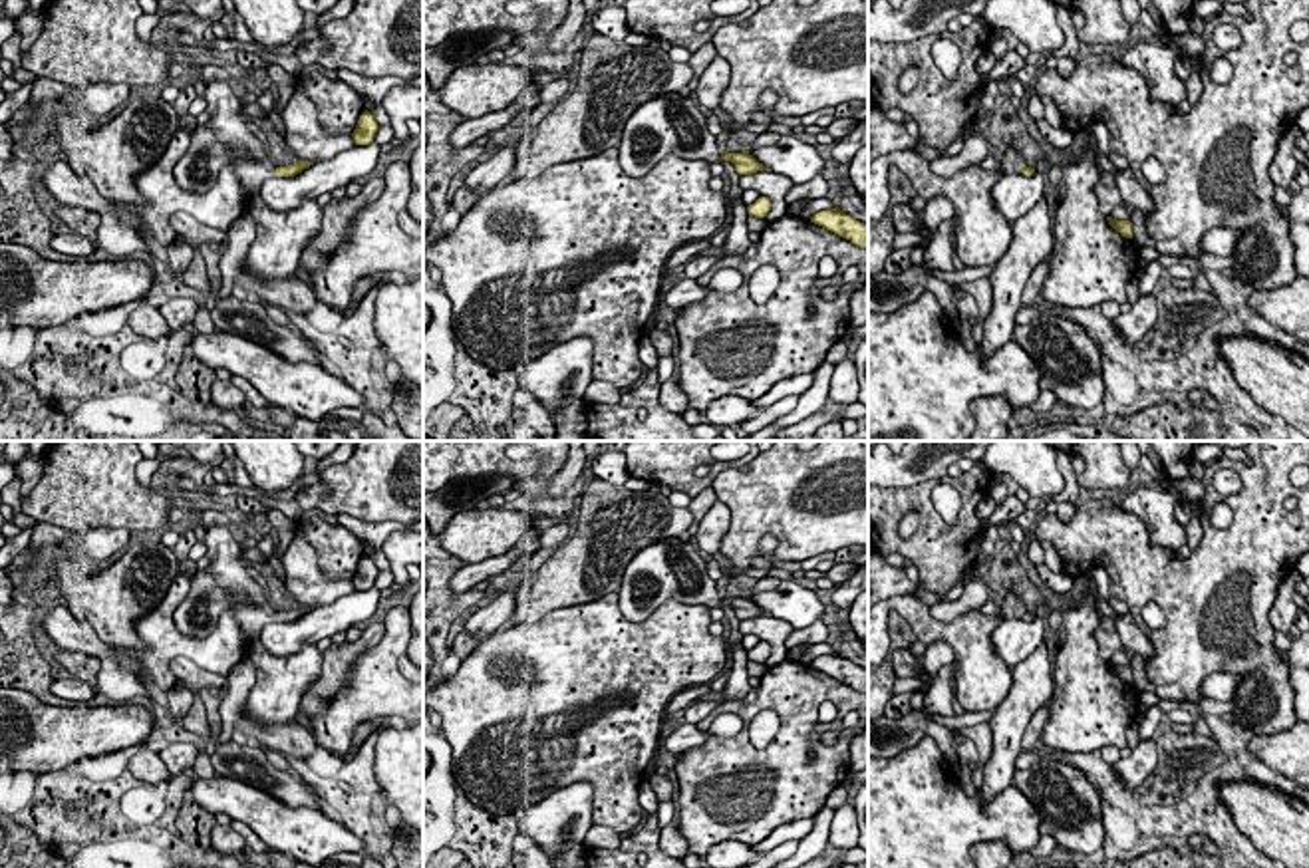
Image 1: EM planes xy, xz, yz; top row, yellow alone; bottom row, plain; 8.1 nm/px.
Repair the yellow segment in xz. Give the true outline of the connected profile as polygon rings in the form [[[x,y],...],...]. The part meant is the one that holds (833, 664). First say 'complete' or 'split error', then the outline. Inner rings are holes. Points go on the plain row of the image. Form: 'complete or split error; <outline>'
complete; [[[838,651],[814,657],[810,667],[850,685],[860,693],[868,693],[868,671],[842,657]]]

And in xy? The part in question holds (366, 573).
complete; [[[365,554],[360,564],[358,570],[352,578],[354,588],[356,590],[369,590],[373,588],[375,576],[377,576],[377,566],[373,564],[373,560]]]

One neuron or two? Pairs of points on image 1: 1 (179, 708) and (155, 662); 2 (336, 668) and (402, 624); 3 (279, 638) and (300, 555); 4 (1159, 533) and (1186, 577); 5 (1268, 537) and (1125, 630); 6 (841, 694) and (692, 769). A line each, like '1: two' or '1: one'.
1: two
2: two
3: two
4: two
5: two
6: one

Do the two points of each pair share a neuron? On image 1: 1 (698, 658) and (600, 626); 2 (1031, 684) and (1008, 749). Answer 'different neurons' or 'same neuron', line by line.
1: same neuron
2: same neuron

